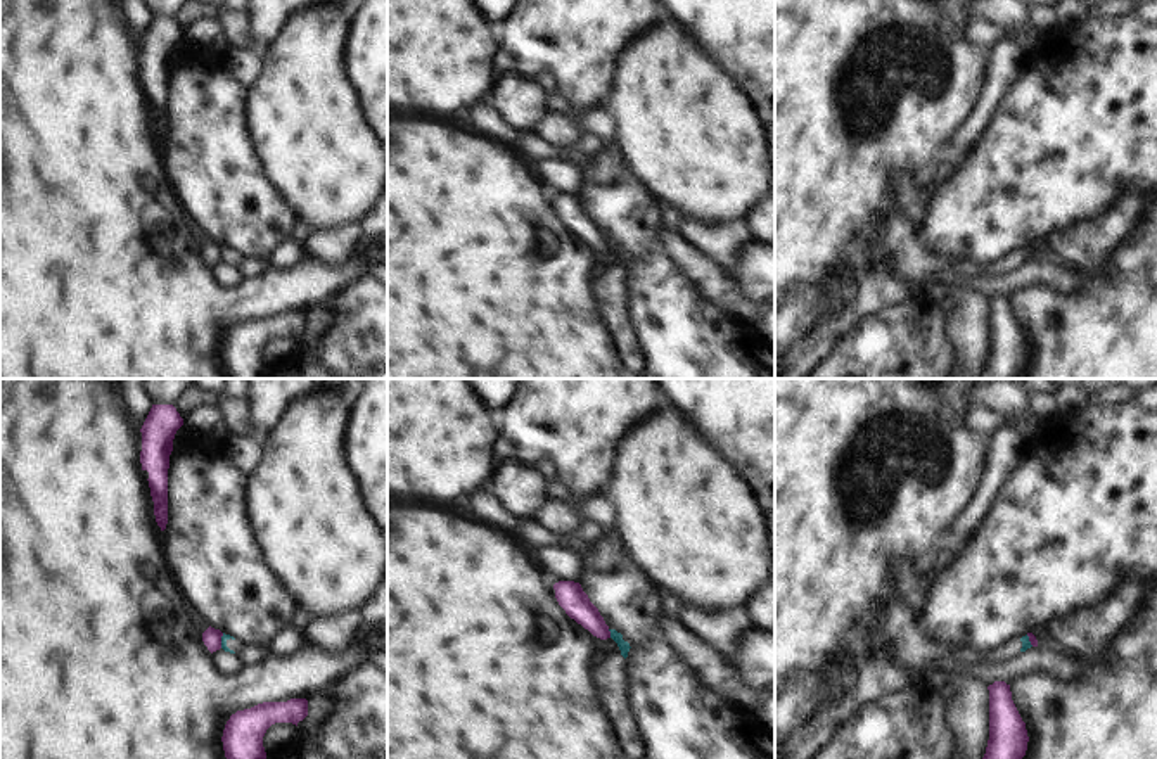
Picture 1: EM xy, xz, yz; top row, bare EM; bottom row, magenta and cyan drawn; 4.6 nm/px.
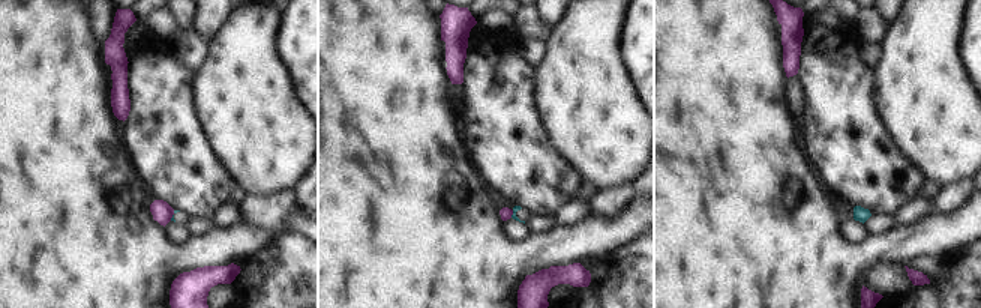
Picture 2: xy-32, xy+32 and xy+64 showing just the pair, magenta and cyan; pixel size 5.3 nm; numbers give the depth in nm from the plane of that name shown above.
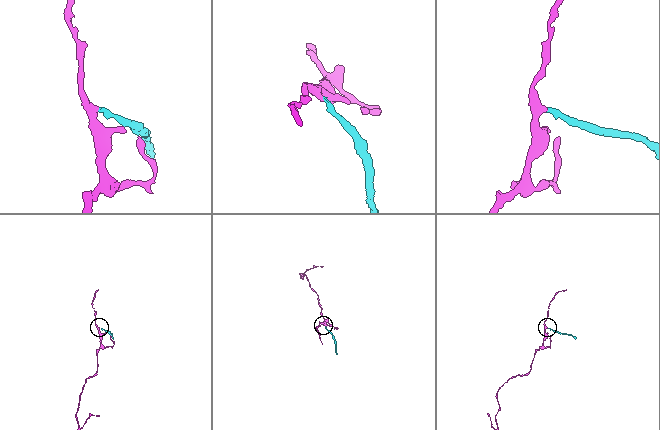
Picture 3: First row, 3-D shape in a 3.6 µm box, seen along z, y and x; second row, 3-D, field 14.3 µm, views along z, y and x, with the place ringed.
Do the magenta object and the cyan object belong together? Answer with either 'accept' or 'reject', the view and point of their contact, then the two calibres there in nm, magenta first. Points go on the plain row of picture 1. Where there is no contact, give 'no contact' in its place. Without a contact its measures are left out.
reject | xz (609, 246) | 130/50 nm

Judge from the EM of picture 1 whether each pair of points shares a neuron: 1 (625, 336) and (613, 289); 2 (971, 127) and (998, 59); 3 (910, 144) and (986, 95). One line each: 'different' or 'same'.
1: same
2: same
3: different

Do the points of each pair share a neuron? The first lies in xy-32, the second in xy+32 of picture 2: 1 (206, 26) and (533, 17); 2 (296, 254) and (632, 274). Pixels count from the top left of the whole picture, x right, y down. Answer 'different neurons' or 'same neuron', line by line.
1: different neurons
2: same neuron

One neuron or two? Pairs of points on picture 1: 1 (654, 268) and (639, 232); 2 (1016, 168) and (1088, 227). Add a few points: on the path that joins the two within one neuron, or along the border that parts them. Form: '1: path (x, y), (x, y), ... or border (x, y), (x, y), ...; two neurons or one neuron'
1: path (649, 260), (640, 241); one neuron
2: border (1114, 199), (1059, 225), (1047, 237); two neurons

